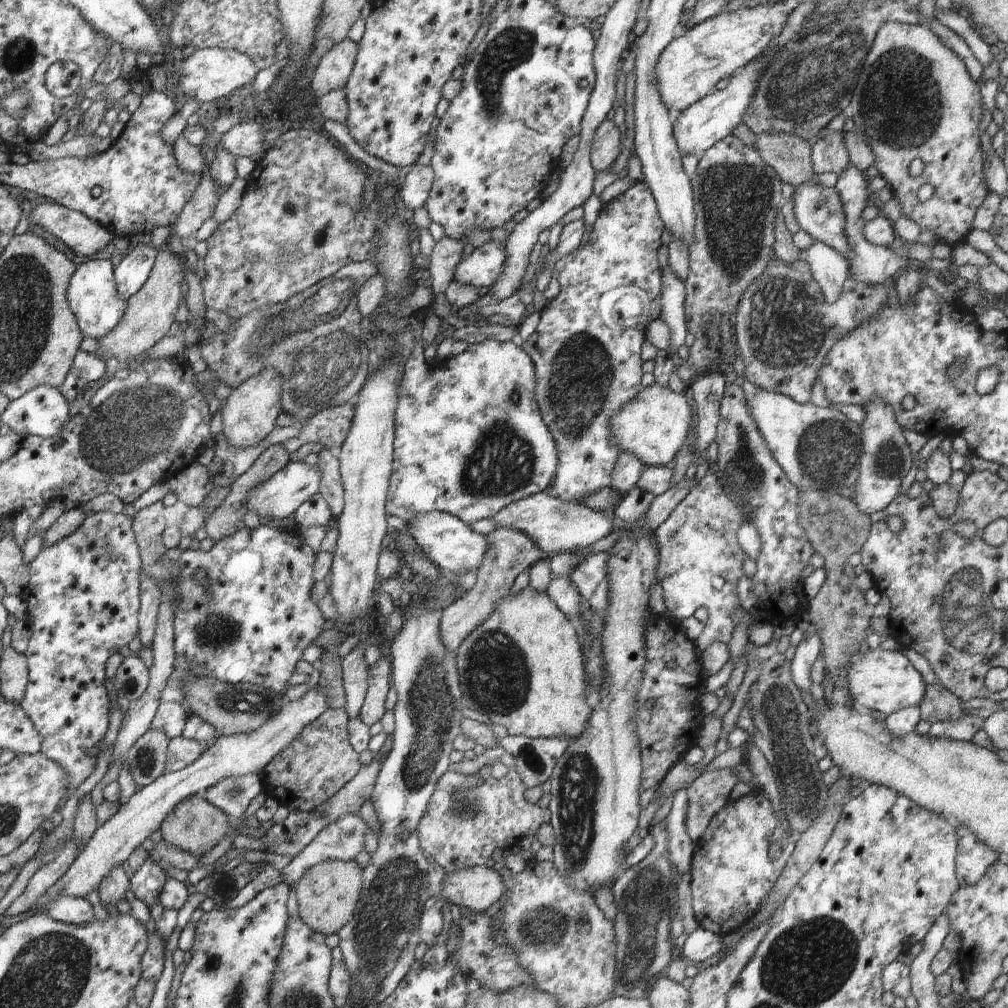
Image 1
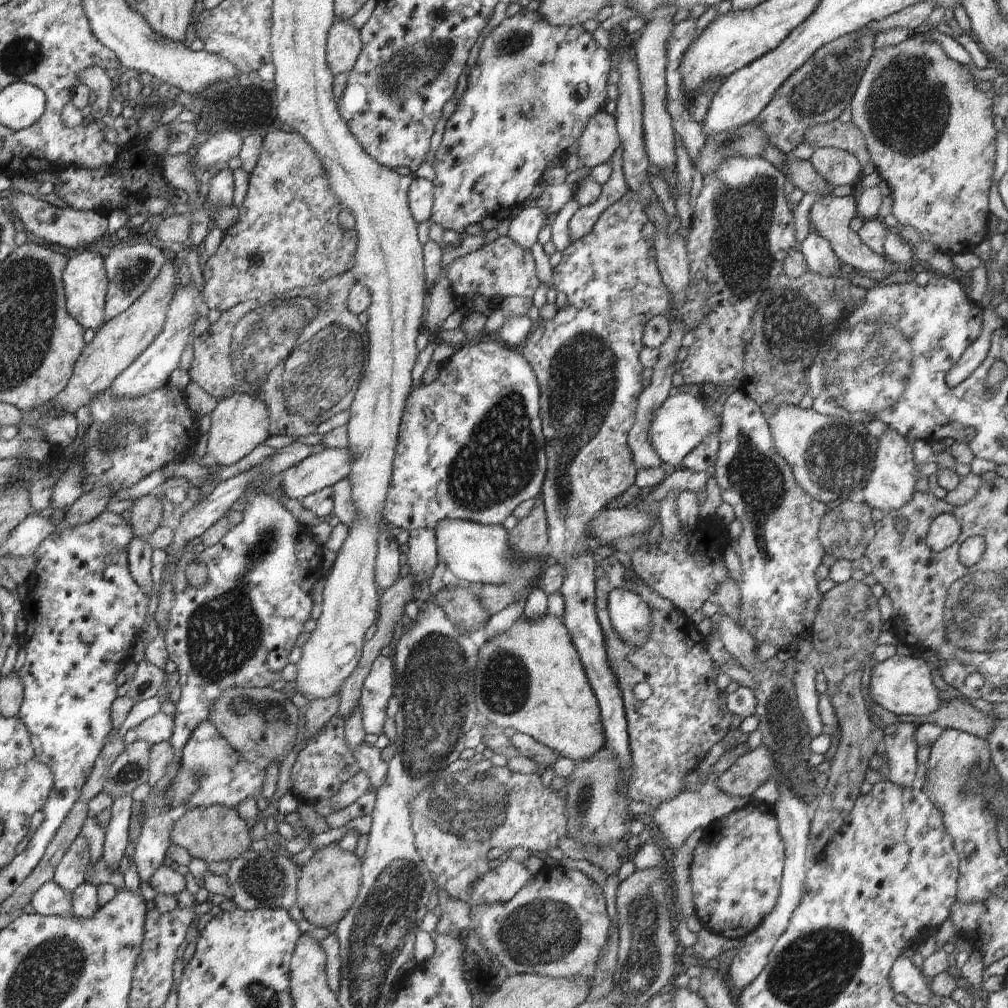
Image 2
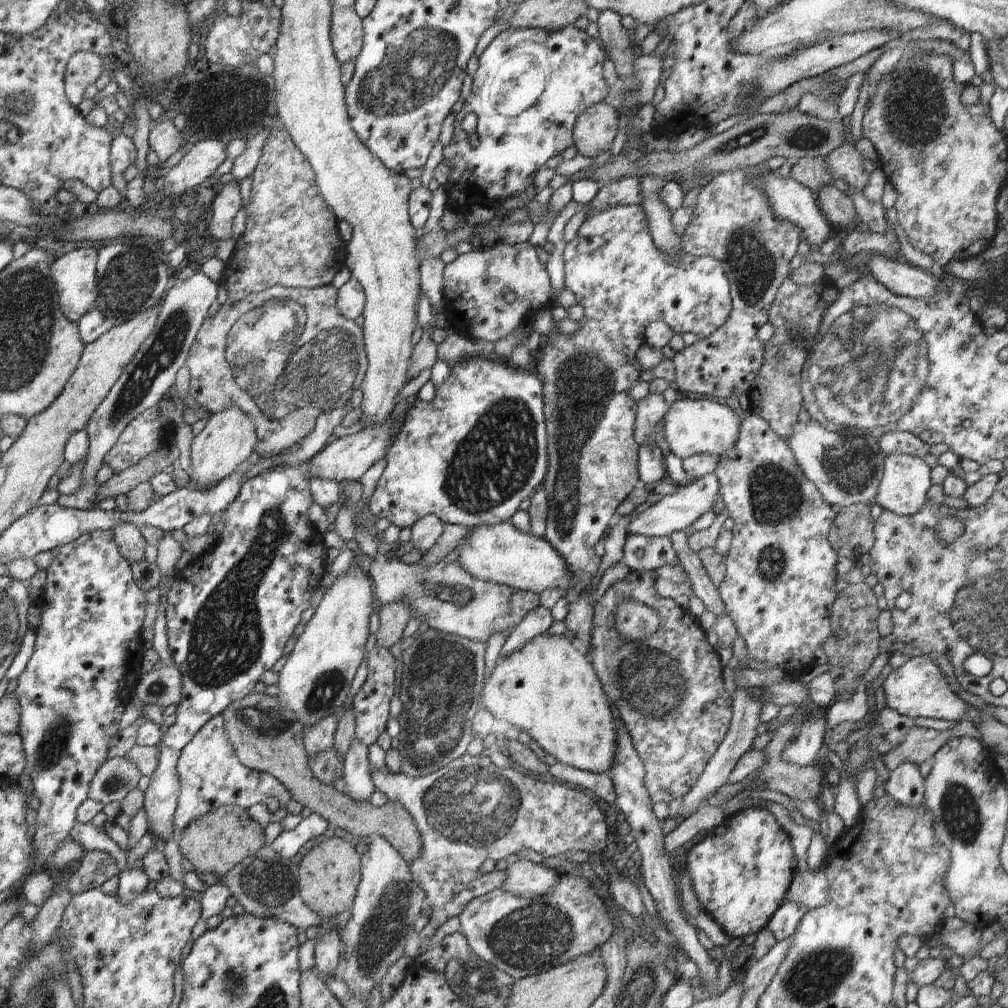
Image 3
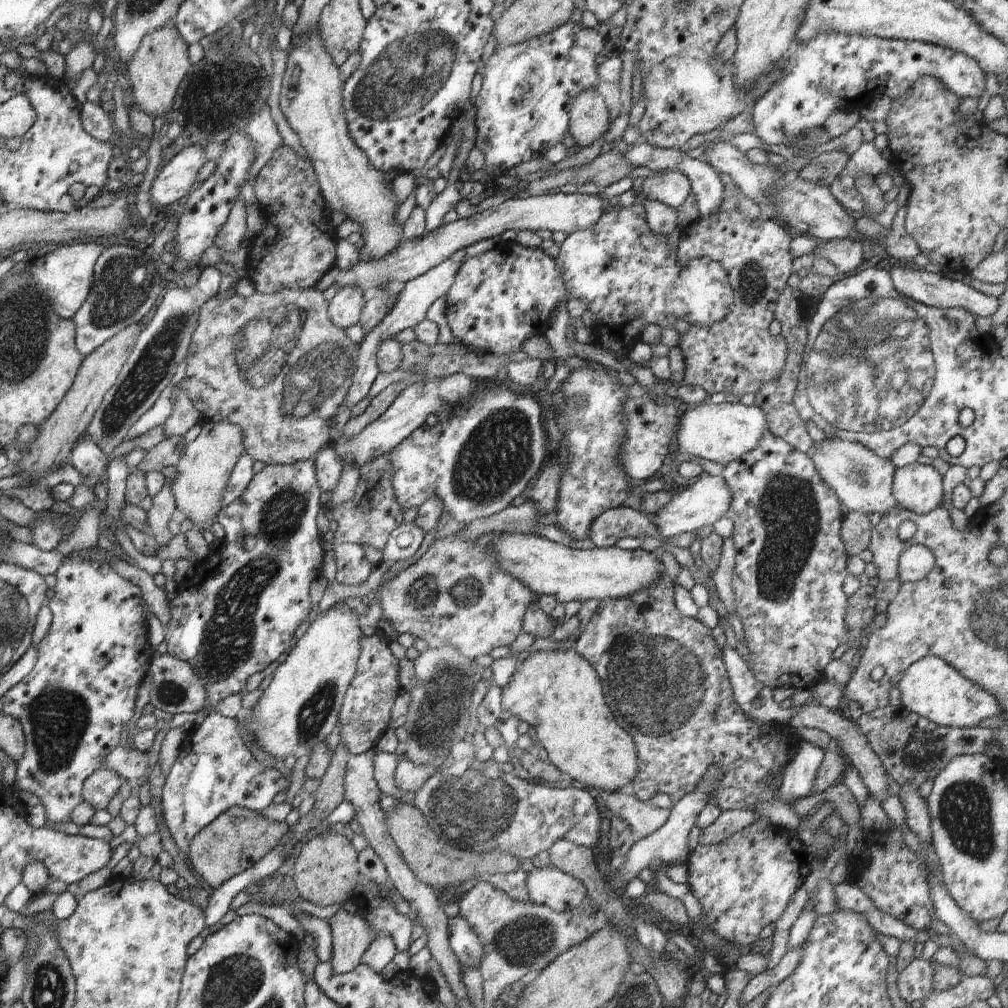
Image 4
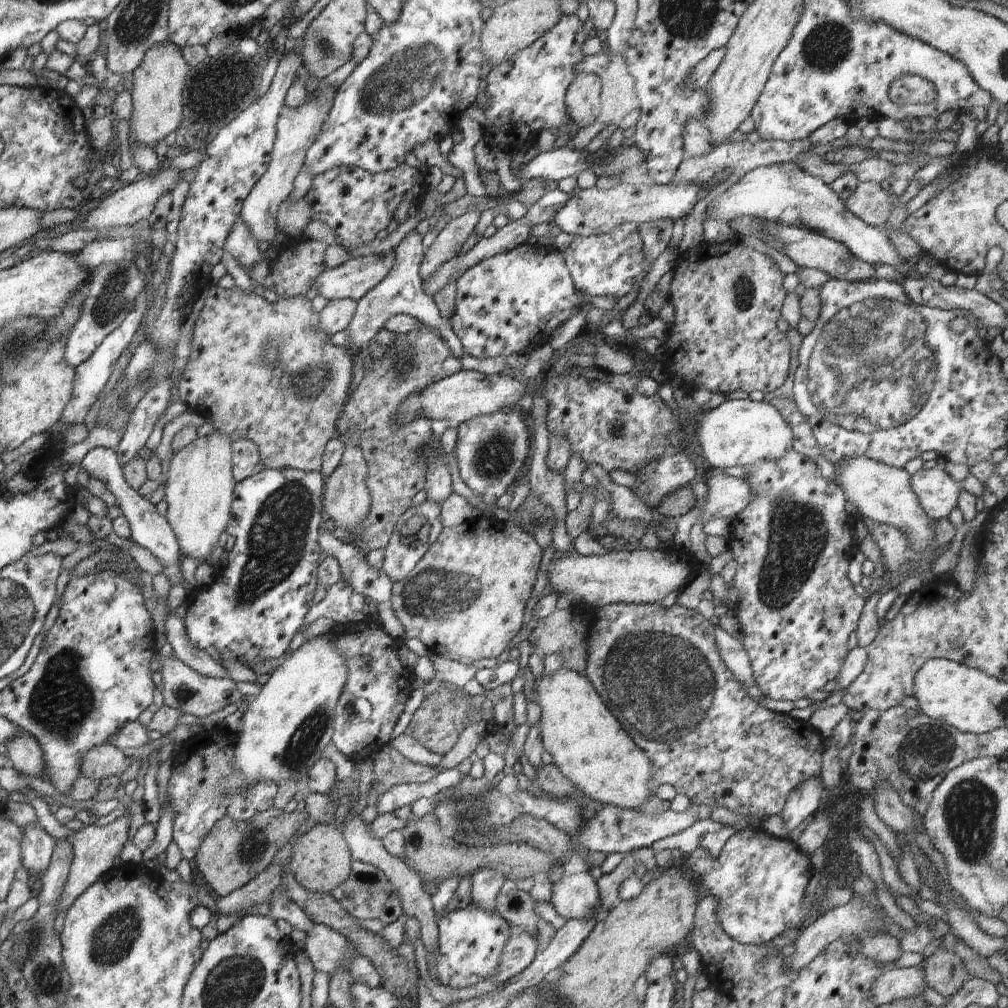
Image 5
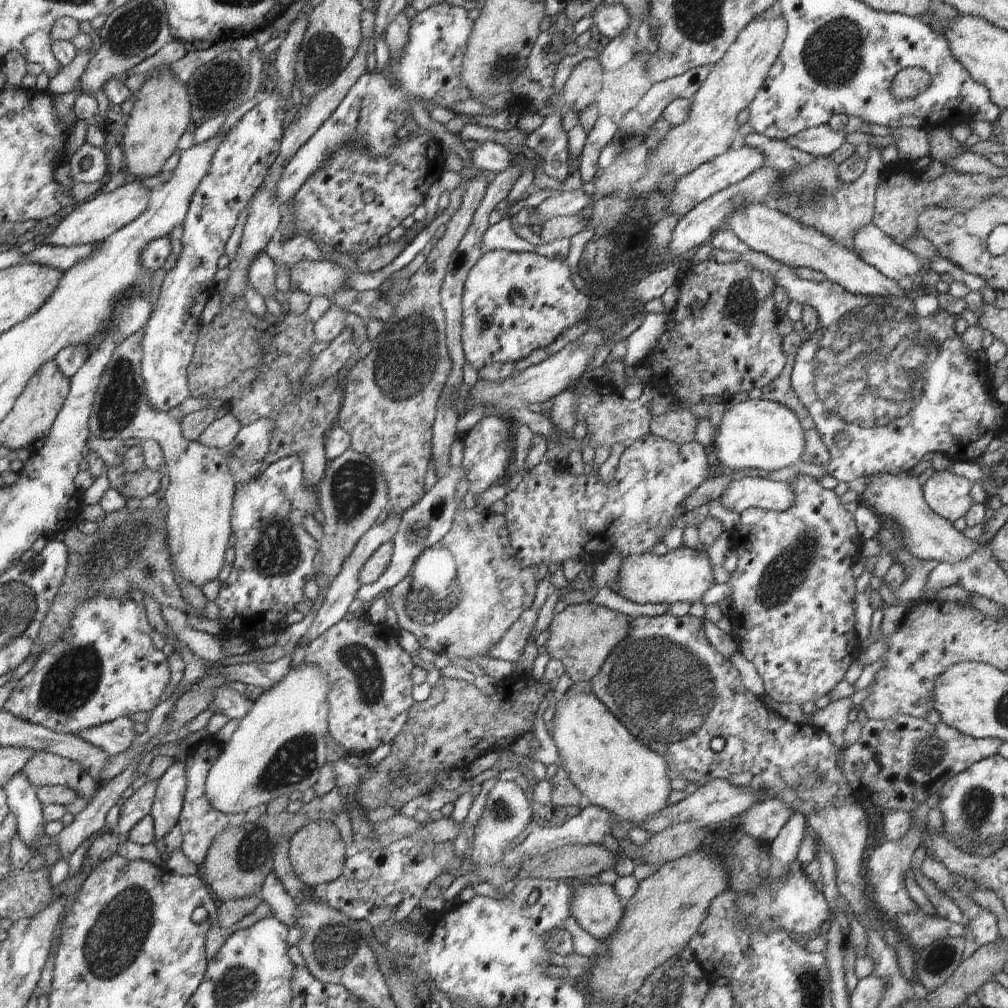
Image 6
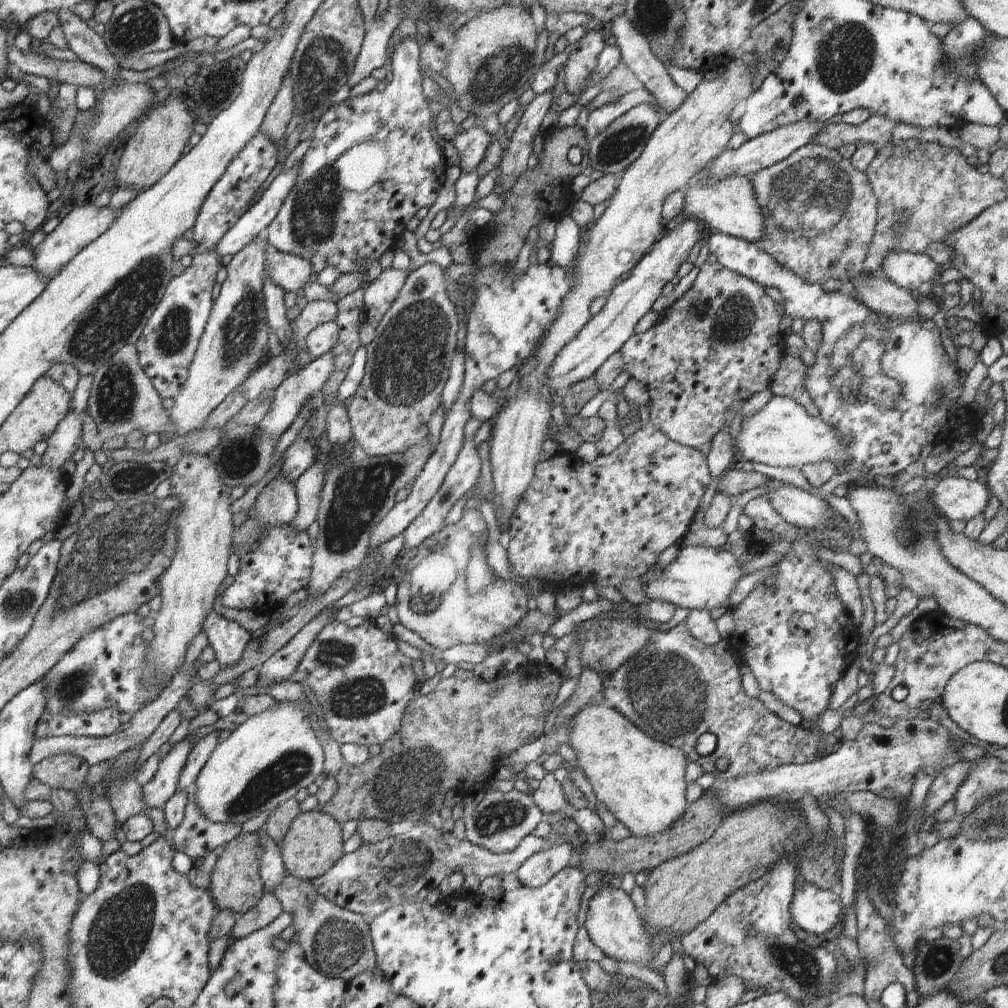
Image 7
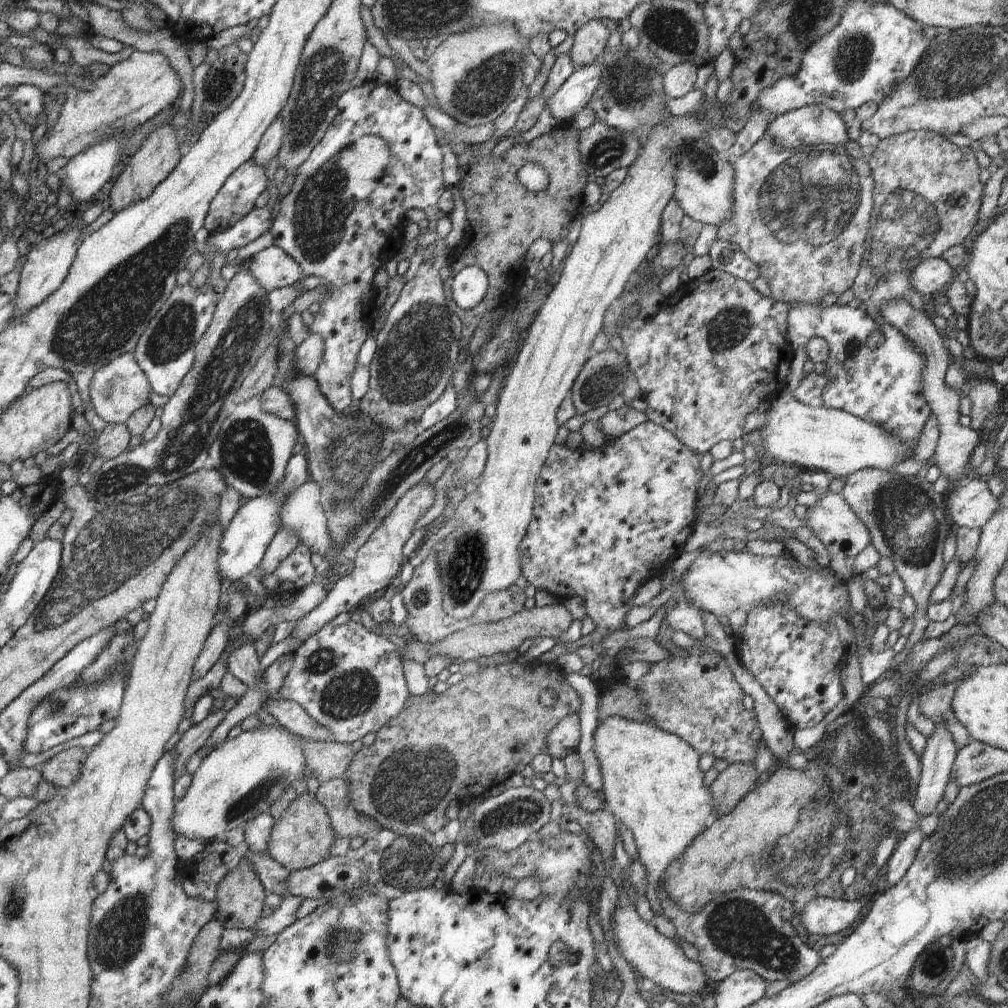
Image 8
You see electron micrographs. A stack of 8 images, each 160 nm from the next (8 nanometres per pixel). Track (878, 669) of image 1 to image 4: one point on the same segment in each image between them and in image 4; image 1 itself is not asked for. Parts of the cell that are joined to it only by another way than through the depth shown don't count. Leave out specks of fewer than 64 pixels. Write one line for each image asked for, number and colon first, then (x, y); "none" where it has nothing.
2: (902, 684)
3: (918, 689)
4: (930, 687)

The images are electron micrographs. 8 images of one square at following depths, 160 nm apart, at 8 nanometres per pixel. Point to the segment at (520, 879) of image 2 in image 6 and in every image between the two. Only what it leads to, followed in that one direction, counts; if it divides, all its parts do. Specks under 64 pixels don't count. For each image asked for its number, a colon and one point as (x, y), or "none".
3: (526, 879)
4: (548, 886)
5: (575, 896)
6: (598, 909)

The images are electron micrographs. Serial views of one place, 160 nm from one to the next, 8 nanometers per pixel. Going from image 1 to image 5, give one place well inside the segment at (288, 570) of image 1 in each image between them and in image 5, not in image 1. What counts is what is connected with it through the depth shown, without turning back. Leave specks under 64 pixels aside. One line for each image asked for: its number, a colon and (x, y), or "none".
2: (237, 631)
3: (230, 613)
4: (234, 621)
5: (254, 606)

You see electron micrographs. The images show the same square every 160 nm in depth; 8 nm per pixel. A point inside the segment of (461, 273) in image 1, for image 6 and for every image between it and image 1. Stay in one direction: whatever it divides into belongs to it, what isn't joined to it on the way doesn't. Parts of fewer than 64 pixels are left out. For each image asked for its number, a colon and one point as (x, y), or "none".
2: (500, 269)
3: (474, 284)
4: (500, 298)
5: (512, 302)
6: (513, 303)

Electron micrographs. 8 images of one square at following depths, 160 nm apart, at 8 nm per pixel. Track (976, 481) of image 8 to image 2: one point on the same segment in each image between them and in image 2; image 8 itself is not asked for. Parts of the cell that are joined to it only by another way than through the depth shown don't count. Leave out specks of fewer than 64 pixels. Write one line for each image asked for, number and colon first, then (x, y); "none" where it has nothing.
2: (891, 484)
3: (906, 480)
4: (916, 487)
5: (937, 493)
6: (948, 495)
7: (956, 498)

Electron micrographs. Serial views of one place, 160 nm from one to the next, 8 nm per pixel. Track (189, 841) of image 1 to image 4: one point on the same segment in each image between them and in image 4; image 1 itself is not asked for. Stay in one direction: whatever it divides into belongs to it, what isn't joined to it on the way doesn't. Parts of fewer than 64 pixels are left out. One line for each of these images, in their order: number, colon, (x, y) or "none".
2: (217, 833)
3: (216, 842)
4: (237, 839)

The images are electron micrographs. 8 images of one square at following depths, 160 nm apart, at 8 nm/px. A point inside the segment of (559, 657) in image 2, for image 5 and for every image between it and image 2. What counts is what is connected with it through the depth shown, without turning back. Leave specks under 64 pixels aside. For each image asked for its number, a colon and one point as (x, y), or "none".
3: (548, 689)
4: (559, 693)
5: (590, 747)

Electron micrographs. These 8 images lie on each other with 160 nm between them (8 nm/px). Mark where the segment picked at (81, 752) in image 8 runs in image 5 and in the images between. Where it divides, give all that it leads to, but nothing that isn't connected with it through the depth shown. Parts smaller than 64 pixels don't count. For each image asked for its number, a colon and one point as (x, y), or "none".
5: (24, 751)
6: (44, 768)
7: (68, 772)

